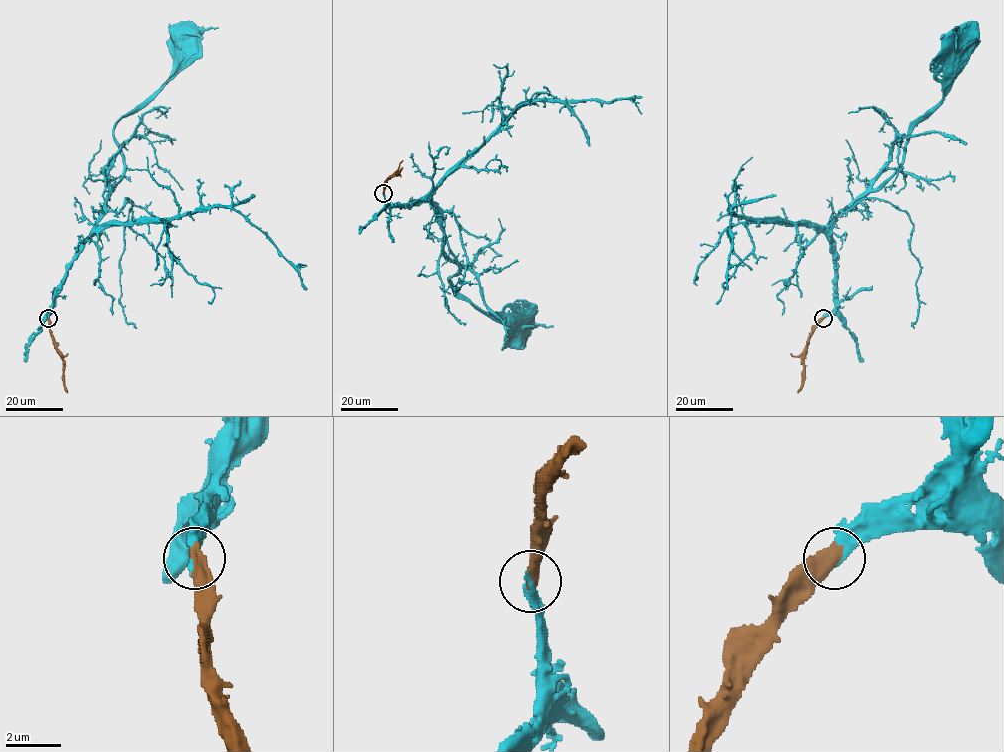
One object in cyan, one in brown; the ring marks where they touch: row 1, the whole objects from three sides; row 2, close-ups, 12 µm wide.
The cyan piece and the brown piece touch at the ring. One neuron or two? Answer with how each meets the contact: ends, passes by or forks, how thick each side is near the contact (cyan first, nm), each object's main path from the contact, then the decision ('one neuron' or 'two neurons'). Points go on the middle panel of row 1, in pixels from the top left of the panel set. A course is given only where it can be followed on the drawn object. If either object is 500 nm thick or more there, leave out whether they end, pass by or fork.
360 nm thick on the cyan side, 550 nm on the other; cyan runs (383, 193), (387, 205), (428, 201), (435, 207), (458, 267), (448, 282), (482, 311), (522, 331), (520, 334); brown runs (383, 193), (384, 184), (402, 168); one neuron

